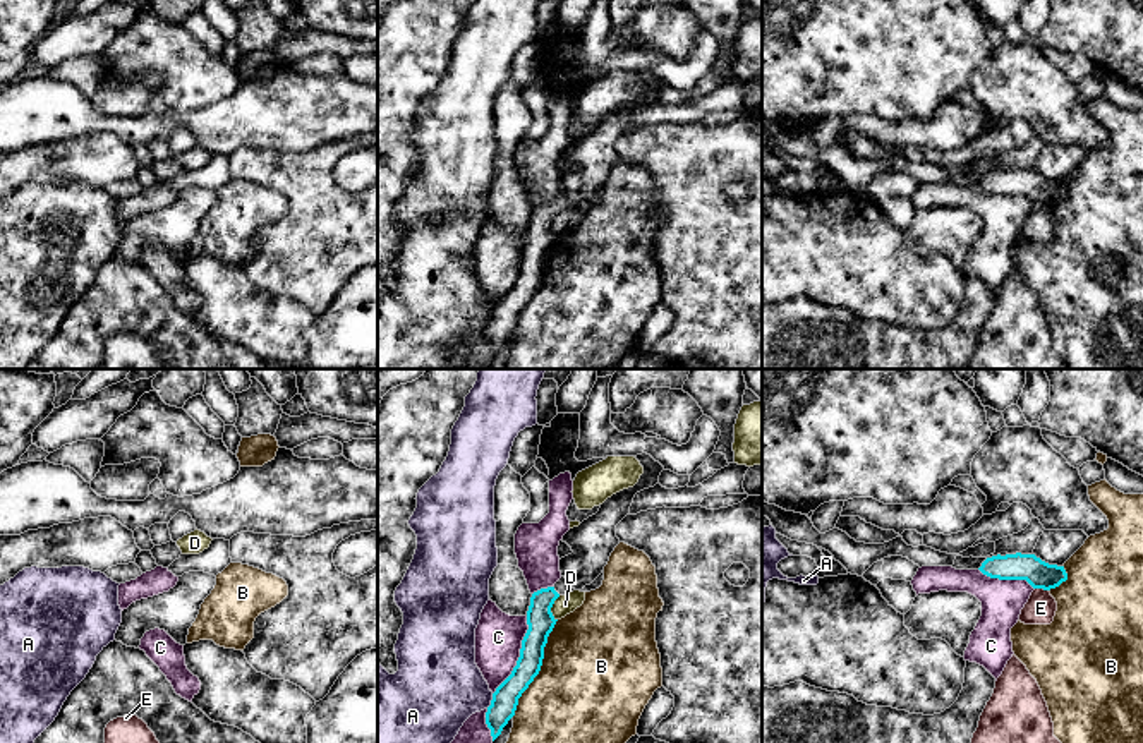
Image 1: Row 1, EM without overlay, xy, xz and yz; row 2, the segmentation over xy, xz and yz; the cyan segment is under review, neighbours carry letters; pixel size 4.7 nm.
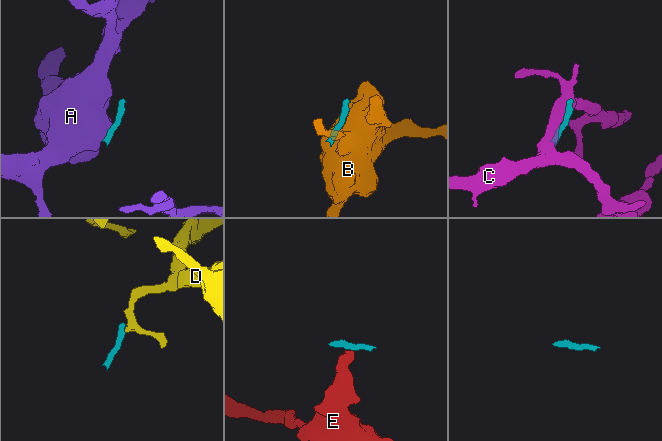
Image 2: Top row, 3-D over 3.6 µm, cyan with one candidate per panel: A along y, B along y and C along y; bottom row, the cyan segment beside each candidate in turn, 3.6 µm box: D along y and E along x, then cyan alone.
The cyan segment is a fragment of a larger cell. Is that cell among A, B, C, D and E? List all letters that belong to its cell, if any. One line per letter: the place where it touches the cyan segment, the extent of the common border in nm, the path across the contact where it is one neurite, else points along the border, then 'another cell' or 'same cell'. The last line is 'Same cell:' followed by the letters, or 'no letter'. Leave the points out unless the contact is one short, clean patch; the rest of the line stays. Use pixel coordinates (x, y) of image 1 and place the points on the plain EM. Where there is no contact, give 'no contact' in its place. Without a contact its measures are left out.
A: meets cyan in xz at (491, 316); contact 80 nm long; border along xz (493, 309), (486, 323); another cell
B: meets cyan in xz at (539, 283); contact 500 nm long; another cell
C: meets cyan in xz at (520, 270); contact 400 nm long; another cell
D: meets cyan in xz at (551, 222); contact 120 nm long; border along xz (560, 211), (551, 223), (555, 235); another cell
E: meets cyan in yz at (1042, 203); contact 70 nm long; border along yz (1035, 203), (1047, 206); another cell
Same cell: no letter

